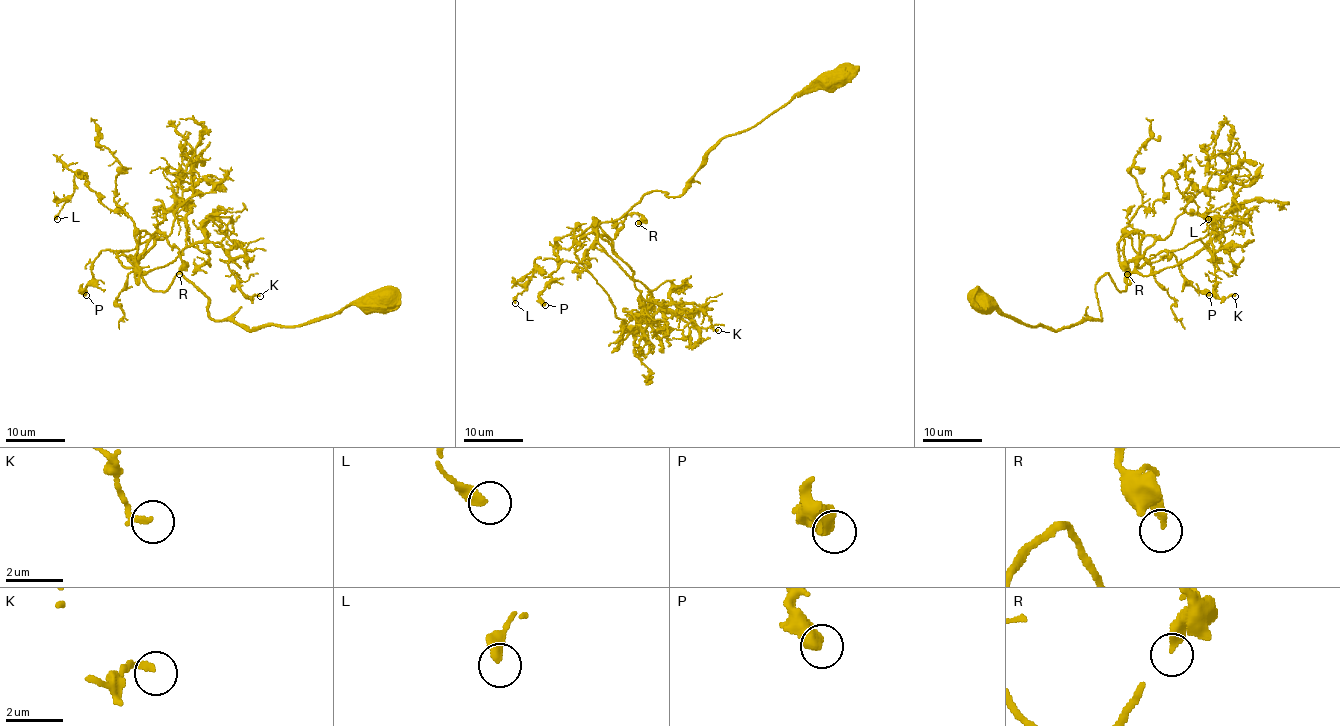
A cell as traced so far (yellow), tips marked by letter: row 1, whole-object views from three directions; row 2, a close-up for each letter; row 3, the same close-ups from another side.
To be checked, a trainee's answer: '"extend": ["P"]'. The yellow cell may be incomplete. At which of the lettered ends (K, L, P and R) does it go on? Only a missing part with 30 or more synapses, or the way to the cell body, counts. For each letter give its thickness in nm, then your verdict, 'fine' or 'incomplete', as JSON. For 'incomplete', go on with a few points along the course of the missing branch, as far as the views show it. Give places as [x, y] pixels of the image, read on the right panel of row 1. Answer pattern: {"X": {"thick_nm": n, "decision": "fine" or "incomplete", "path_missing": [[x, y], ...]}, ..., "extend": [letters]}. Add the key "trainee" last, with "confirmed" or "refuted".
{"K": {"thick_nm": 200, "decision": "fine"}, "L": {"thick_nm": 360, "decision": "fine"}, "P": {"thick_nm": 600, "decision": "fine"}, "R": {"thick_nm": 280, "decision": "fine"}, "extend": [], "trainee": "refuted"}

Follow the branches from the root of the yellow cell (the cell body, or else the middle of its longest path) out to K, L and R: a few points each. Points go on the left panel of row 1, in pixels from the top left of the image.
K: (369, 302), (251, 331), (213, 320), (181, 274), (152, 290), (139, 272), (218, 243), (237, 287), (260, 296)
L: (369, 302), (251, 331), (213, 320), (181, 274), (152, 290), (131, 219), (76, 172), (57, 219)
R: (369, 302), (293, 326), (213, 320), (181, 274), (152, 290), (136, 268), (157, 231), (179, 250), (179, 274)

